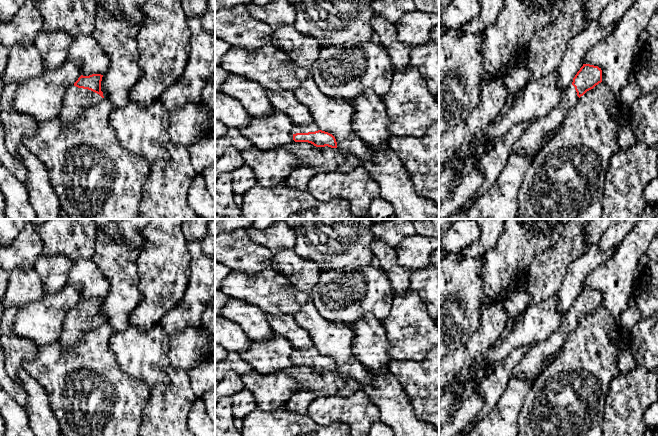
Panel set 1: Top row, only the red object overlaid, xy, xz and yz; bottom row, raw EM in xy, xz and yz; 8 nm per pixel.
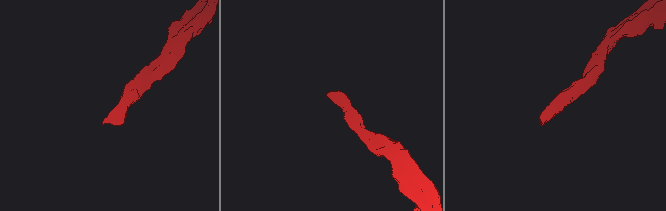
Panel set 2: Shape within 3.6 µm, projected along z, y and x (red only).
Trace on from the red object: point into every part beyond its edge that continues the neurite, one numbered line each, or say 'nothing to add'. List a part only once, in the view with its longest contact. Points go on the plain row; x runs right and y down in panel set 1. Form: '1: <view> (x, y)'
1: xy (76, 323)

